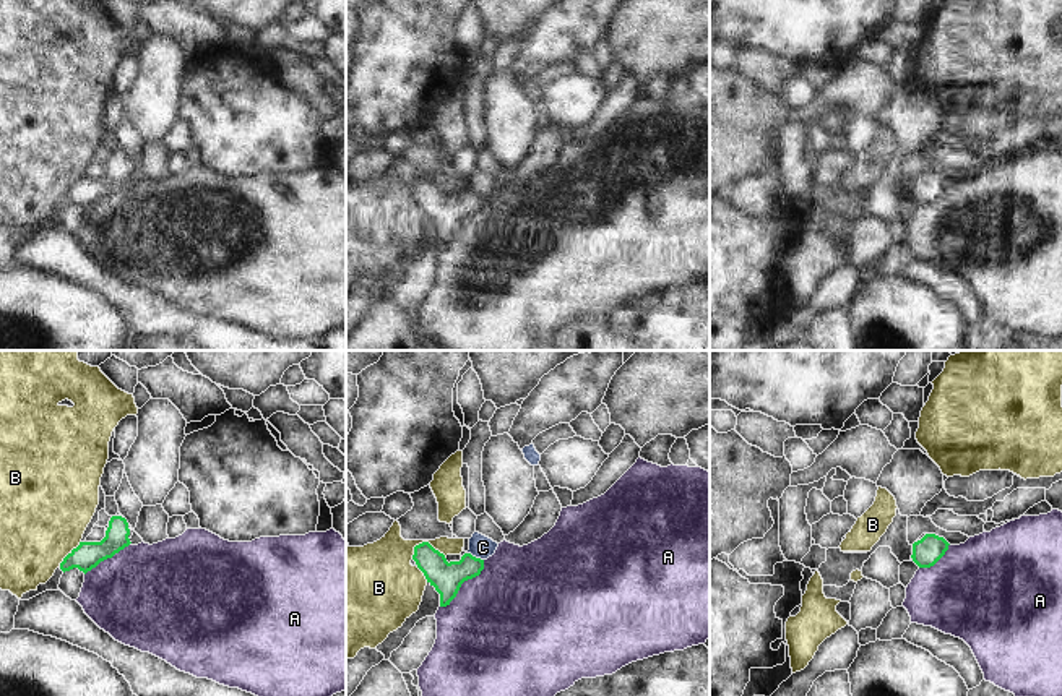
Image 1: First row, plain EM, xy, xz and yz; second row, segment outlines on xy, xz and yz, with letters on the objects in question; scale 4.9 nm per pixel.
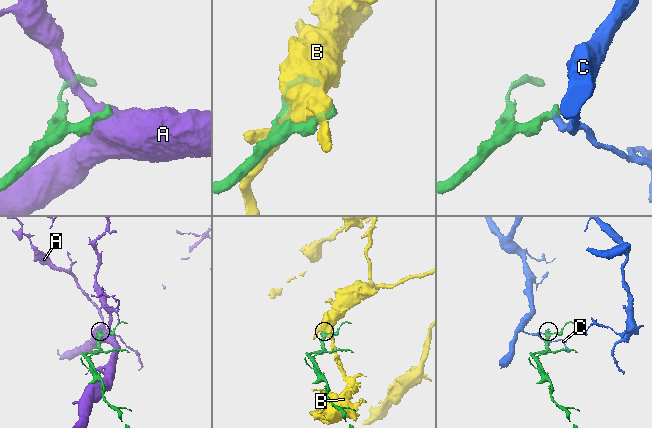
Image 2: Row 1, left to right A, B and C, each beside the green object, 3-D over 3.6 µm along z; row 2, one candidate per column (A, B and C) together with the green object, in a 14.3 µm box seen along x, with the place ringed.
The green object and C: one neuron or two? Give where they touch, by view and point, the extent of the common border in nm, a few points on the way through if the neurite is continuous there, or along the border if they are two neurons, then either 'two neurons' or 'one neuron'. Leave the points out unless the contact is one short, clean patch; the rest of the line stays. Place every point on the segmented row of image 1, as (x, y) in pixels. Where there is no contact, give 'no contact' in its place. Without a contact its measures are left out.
meets green in xz at (474, 557); contact 90 nm long; border along xz (468, 552), (483, 560); two neurons

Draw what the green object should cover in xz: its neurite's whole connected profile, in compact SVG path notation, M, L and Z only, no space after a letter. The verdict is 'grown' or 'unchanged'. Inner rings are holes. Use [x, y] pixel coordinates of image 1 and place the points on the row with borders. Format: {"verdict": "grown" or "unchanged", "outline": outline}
{"verdict": "unchanged", "outline": "M429 542L414 547L412 560L424 573L427 582L440 594L440 607L450 605L461 584L481 574L484 560L464 553L460 561L447 561L445 555Z"}

